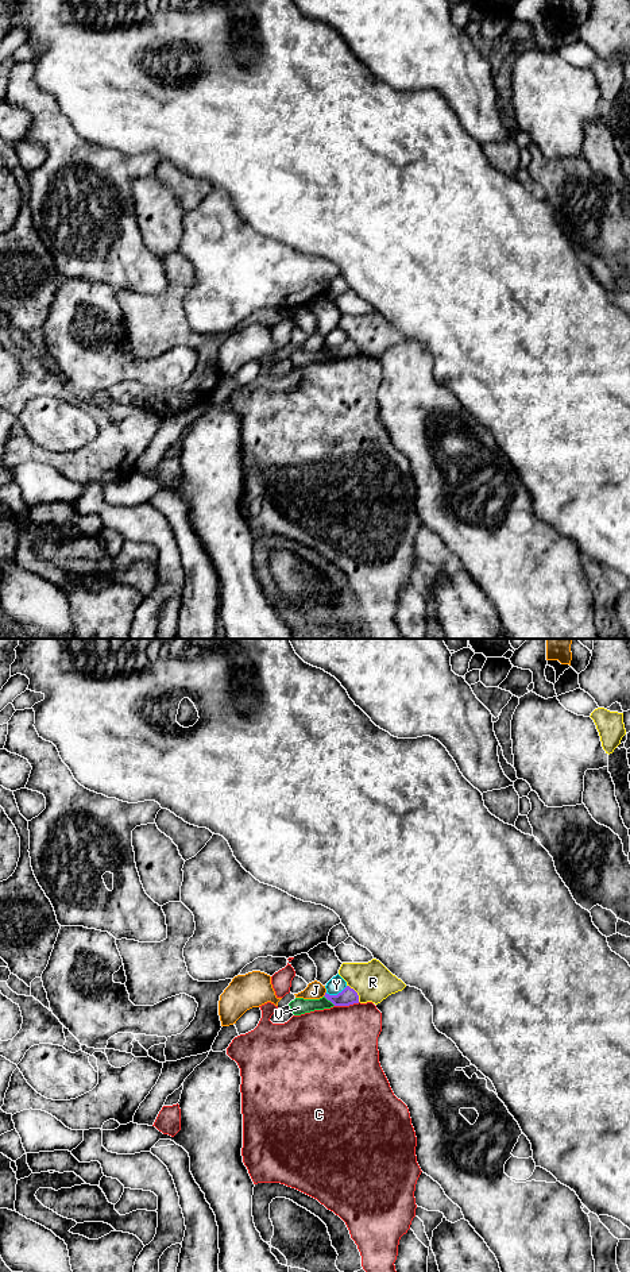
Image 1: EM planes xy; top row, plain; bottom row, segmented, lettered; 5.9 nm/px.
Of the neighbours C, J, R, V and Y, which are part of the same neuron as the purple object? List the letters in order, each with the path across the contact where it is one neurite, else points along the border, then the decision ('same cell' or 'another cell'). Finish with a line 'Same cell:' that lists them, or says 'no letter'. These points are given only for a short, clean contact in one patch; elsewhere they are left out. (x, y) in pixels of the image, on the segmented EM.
C: another cell
J: border along xy (325, 991), (323, 995); another cell
R: border along xy (347, 985), (356, 993), (359, 1001); another cell
V: border along xy (324, 995), (335, 1005); another cell
Y: another cell
Same cell: no letter

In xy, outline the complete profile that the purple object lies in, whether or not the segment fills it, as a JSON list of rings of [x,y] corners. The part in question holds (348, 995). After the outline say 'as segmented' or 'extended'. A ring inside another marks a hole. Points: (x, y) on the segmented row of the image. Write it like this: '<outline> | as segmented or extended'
[[[347,986],[341,992],[337,995],[329,995],[325,992],[324,995],[328,1001],[331,1001],[335,1006],[349,1006],[353,1003],[359,1003],[357,992]]] | as segmented

